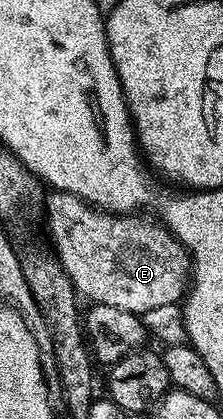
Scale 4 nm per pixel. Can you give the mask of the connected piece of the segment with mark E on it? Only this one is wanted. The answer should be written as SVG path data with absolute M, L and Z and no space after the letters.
M56 190L46 195L46 210L47 226L51 229L50 245L69 280L75 286L76 295L84 299L87 297L88 303L121 308L125 312L142 316L149 312L149 308L161 308L161 304L174 306L186 295L191 272L191 260L187 249L158 221L150 217L139 218L143 216L113 214L100 210L64 190Z

